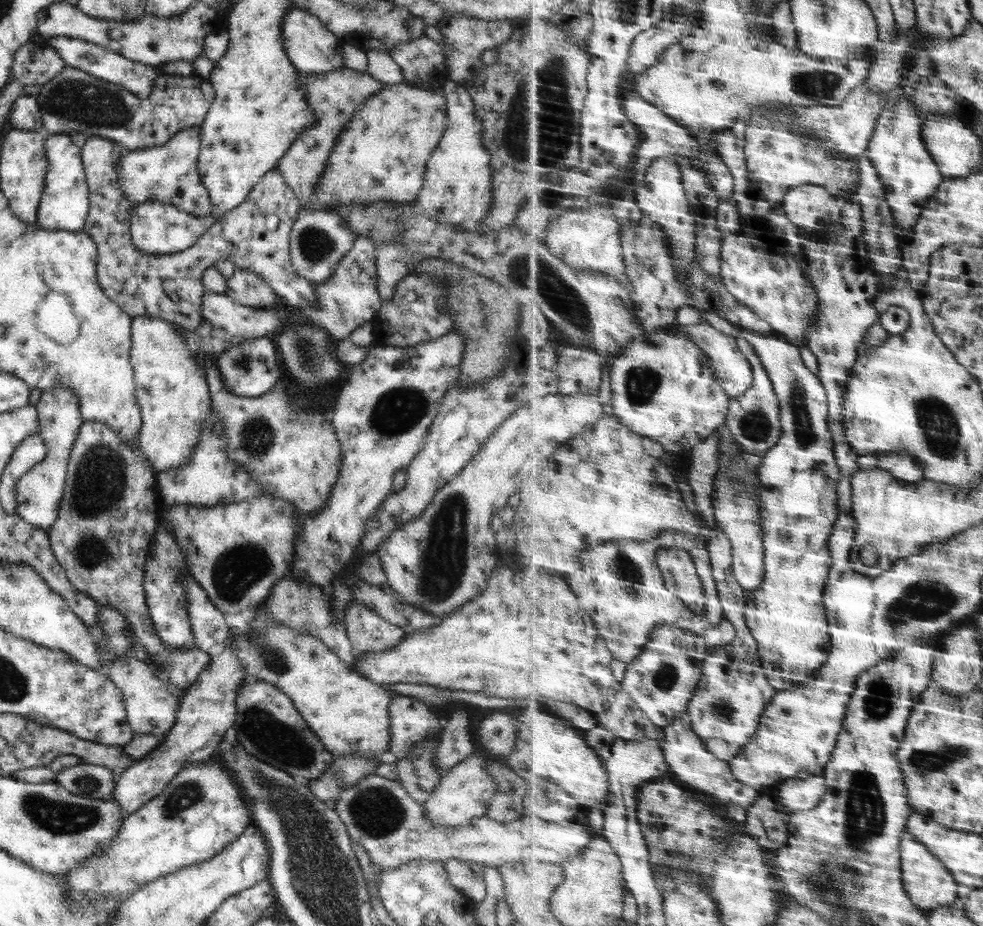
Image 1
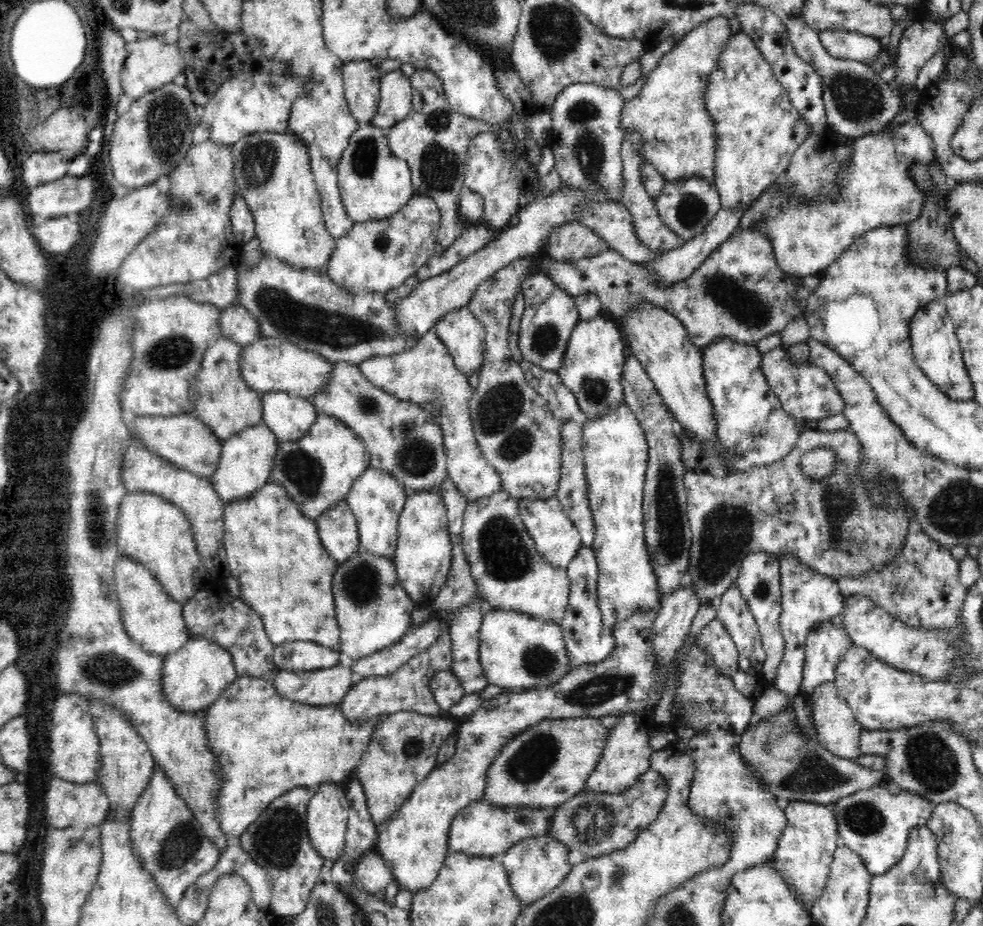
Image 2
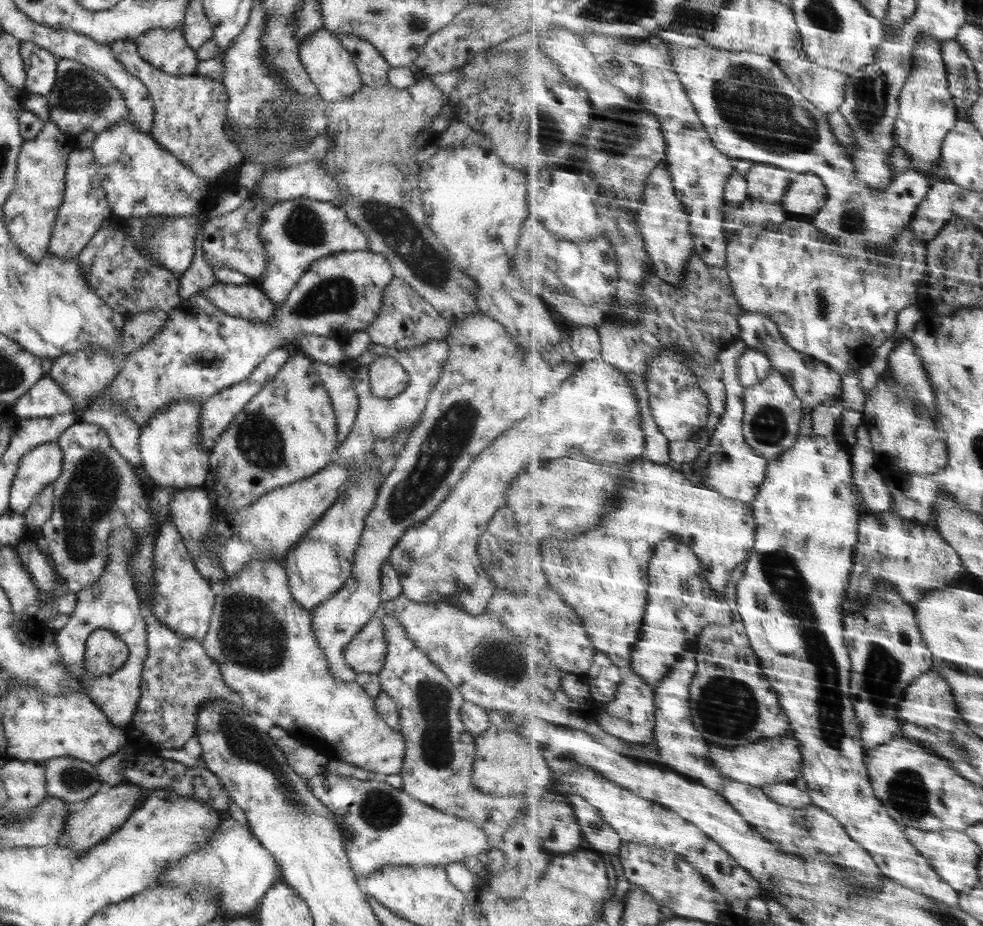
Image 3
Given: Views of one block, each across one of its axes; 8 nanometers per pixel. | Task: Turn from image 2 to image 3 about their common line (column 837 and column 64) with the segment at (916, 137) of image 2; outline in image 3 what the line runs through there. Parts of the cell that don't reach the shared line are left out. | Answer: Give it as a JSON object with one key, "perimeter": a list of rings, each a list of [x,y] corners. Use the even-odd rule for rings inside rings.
{"perimeter":[[[74,148],[67,157],[63,200],[57,208],[55,222],[49,237],[48,252],[57,258],[76,258],[79,251],[87,244],[93,233],[100,227],[101,222],[108,216],[110,208],[99,184],[100,178],[90,149]]]}

